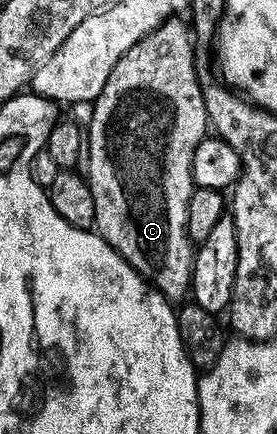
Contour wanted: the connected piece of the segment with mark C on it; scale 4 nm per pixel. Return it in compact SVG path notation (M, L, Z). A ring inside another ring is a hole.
M175 16L162 23L149 34L140 39L120 60L116 60L116 68L108 72L108 80L100 92L100 96L92 103L94 111L90 114L90 130L84 134L84 169L85 177L92 188L92 200L96 204L96 220L94 225L97 233L102 239L122 257L122 261L130 265L143 280L149 282L154 289L159 290L171 303L178 304L190 294L190 273L194 267L195 243L191 242L190 235L186 232L186 221L188 220L188 204L196 189L194 185L194 173L192 172L192 160L196 156L196 148L200 140L207 137L208 119L204 108L204 92L202 82L198 73L199 67L196 65L196 46L192 41L192 30L185 21L182 23L181 17Z

